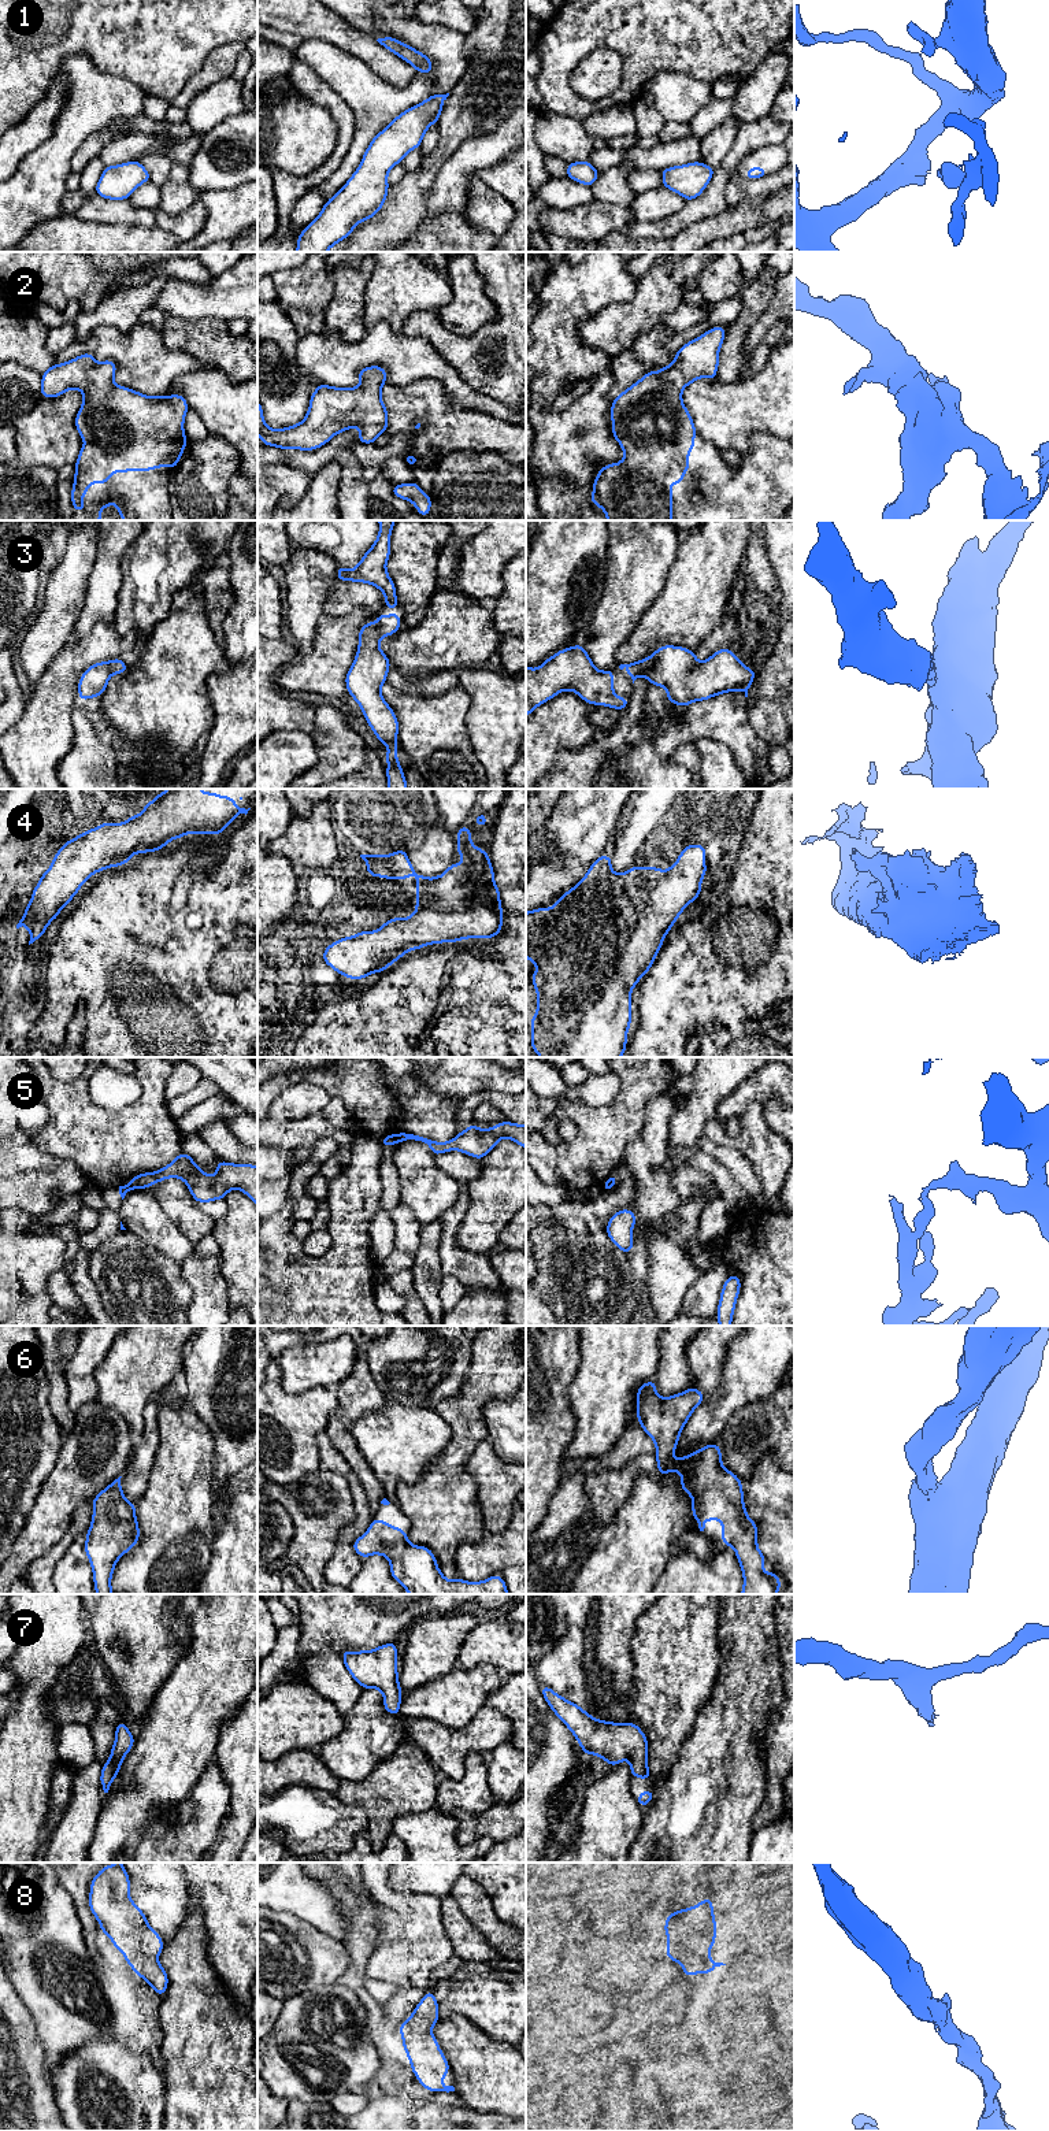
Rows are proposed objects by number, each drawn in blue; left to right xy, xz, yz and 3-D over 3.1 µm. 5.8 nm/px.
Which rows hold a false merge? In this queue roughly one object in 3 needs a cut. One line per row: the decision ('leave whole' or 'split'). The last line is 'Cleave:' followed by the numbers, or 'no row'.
1: leave whole
2: leave whole
3: leave whole
4: leave whole
5: split
6: leave whole
7: leave whole
8: leave whole
Cleave: 5

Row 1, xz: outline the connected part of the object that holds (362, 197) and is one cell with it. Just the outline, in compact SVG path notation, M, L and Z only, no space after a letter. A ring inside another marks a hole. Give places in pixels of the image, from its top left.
M437 93L405 110L372 138L353 175L327 203L325 203L320 214L303 229L301 234L297 237L296 252L327 252L329 248L345 240L357 223L379 212L388 196L388 173L393 166L401 163L409 151L420 147L423 136L430 125L440 121L442 103L448 96L449 93Z

